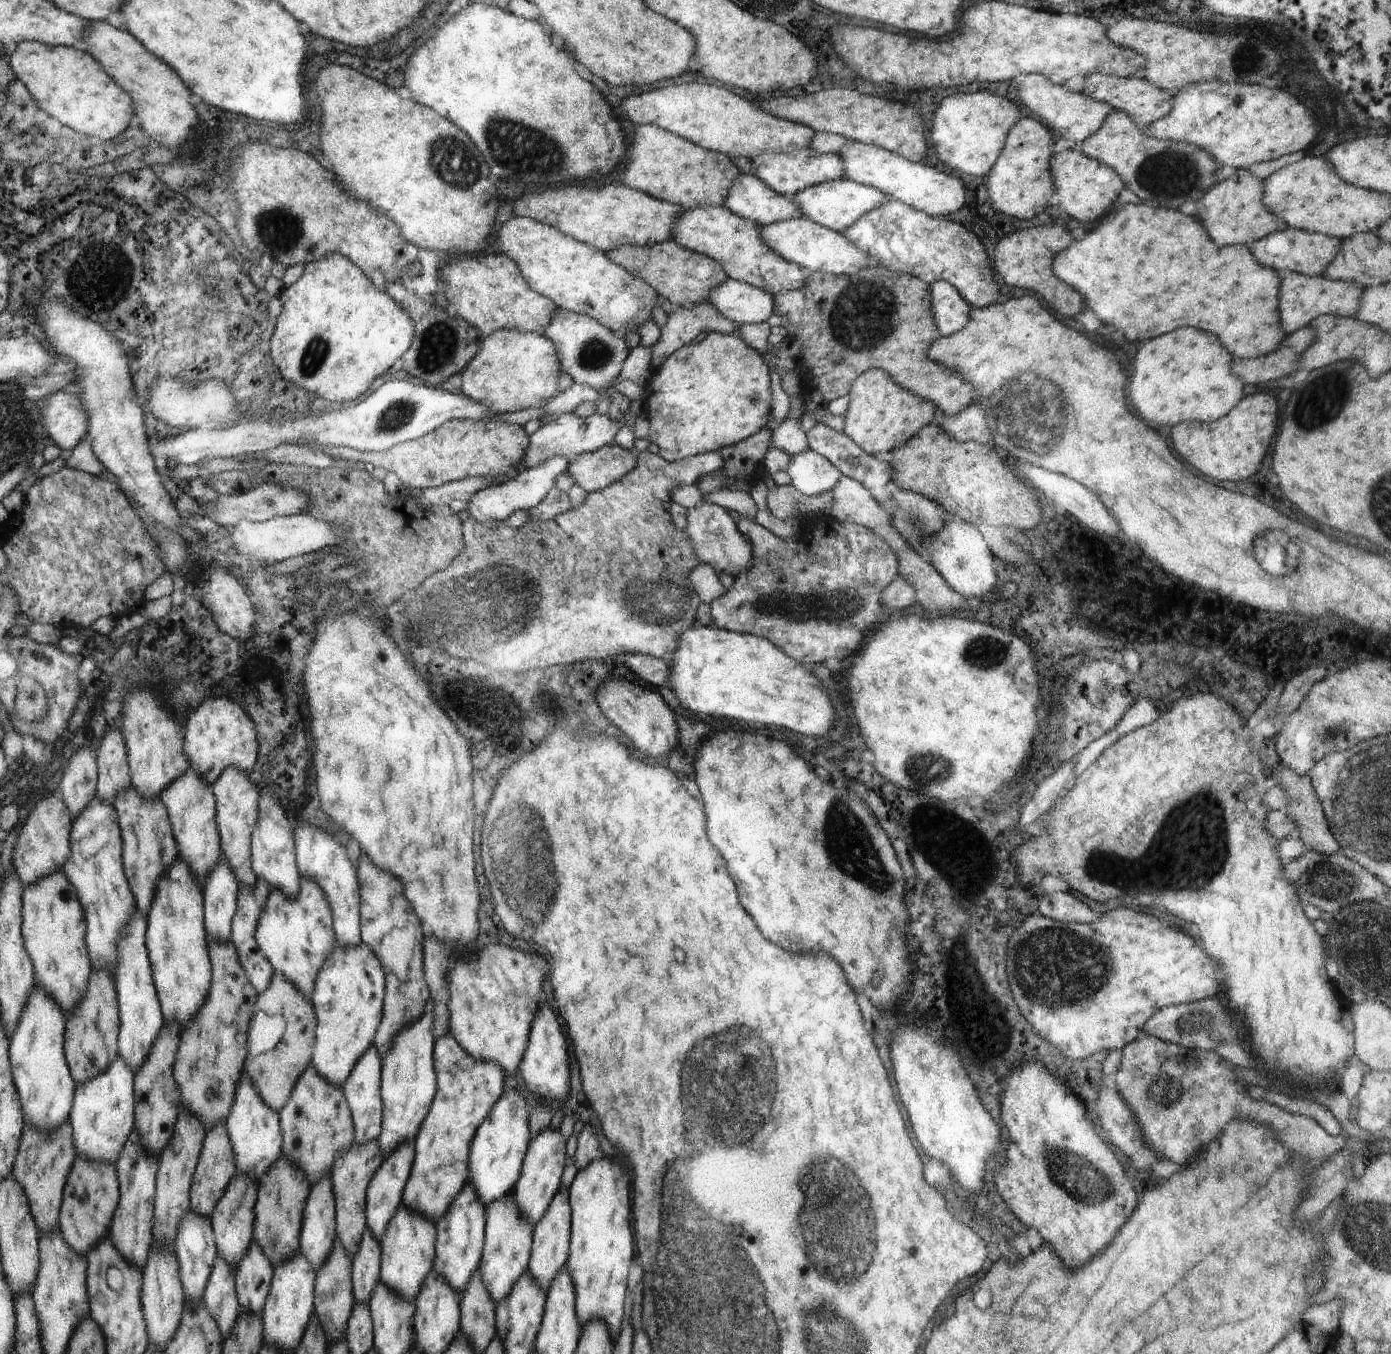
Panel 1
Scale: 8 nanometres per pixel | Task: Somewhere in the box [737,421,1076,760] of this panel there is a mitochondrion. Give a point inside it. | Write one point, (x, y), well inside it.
(837, 607)

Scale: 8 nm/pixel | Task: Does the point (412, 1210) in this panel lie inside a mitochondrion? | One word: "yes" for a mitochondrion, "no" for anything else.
no

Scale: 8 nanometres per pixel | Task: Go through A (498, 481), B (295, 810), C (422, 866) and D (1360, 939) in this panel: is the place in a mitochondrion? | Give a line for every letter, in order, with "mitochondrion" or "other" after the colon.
A: other
B: other
C: other
D: mitochondrion

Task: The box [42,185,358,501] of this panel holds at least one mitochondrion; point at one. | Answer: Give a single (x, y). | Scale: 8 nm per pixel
(101, 286)

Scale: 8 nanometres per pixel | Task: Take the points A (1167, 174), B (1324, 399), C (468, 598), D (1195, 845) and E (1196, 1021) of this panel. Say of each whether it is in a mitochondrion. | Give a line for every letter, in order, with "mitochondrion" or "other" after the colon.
A: mitochondrion
B: mitochondrion
C: mitochondrion
D: mitochondrion
E: mitochondrion

